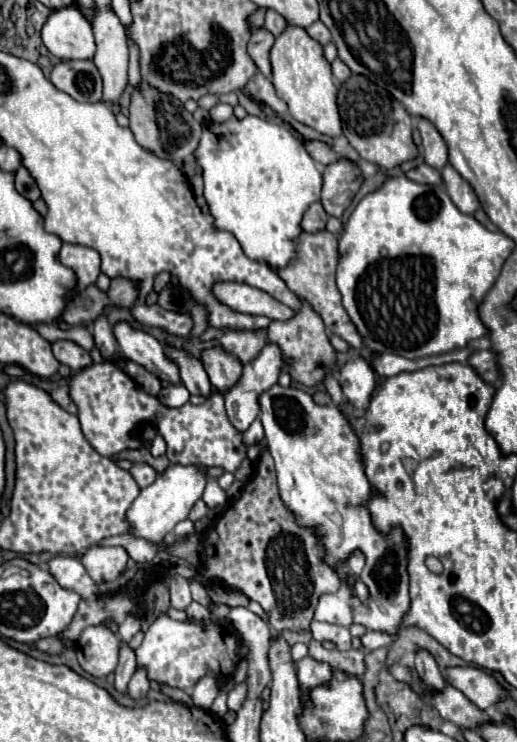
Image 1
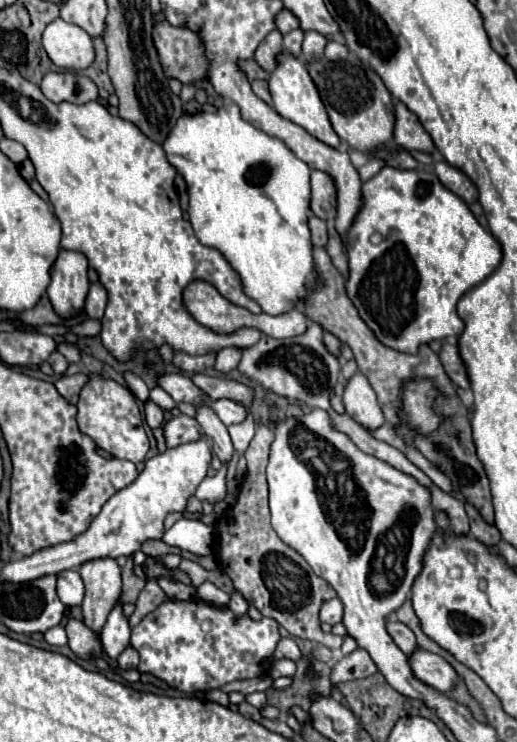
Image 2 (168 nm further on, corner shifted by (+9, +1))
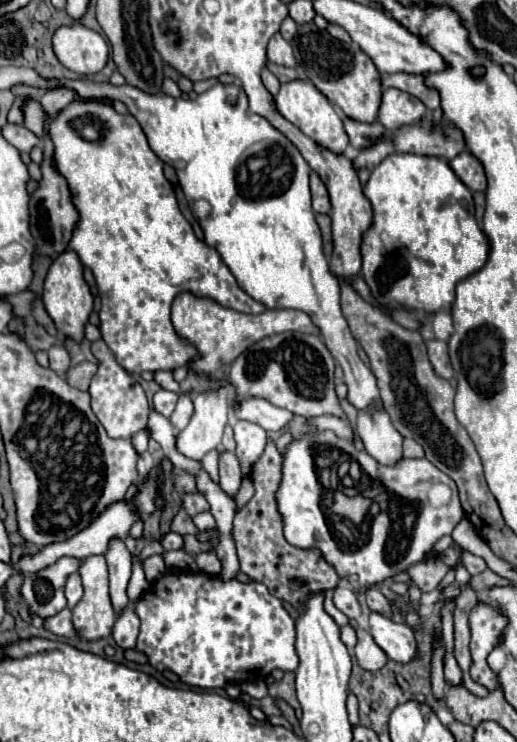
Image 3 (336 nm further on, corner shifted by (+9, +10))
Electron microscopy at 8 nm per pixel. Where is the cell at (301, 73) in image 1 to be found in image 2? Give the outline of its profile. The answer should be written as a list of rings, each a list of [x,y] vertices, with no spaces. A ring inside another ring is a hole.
[[[287,51],[279,53],[279,57],[275,59],[277,67],[269,77],[269,91],[273,97],[273,105],[277,109],[279,115],[283,115],[285,119],[297,123],[299,127],[303,127],[305,131],[309,131],[313,137],[317,137],[319,141],[331,145],[331,147],[339,147],[339,137],[331,127],[331,121],[327,117],[327,109],[319,97],[319,91],[315,89],[315,83],[311,81],[311,75],[307,73],[307,63]]]

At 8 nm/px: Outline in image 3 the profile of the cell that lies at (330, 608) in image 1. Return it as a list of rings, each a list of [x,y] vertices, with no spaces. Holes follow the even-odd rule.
[[[339,584],[339,586],[335,588],[333,602],[335,602],[335,606],[337,606],[349,620],[359,618],[359,616],[363,614],[363,606],[361,606],[361,602],[359,602],[359,598],[357,598],[357,592],[355,592],[353,588],[345,586],[345,584]]]

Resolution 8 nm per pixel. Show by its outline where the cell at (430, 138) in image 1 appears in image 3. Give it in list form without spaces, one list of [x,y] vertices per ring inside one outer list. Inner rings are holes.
[[[387,88],[381,94],[381,106],[379,106],[379,122],[387,130],[397,130],[403,124],[413,124],[419,122],[425,116],[425,106],[421,100],[415,96],[397,90],[397,88]]]

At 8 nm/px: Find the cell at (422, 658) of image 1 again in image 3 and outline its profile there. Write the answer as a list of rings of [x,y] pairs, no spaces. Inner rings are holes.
[[[367,588],[365,594],[365,602],[369,606],[369,610],[373,612],[379,612],[383,616],[391,616],[391,606],[389,606],[389,600],[377,590],[377,588]]]

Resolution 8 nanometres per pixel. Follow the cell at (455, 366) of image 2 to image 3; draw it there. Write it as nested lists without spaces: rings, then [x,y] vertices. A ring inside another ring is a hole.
[[[441,340],[427,342],[427,354],[429,354],[429,362],[431,362],[435,374],[445,380],[451,380],[453,368],[451,368],[449,354],[447,354],[447,342],[441,342]]]

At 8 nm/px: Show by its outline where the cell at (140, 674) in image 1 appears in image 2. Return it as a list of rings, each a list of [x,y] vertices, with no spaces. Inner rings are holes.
[[[127,647],[121,655],[119,655],[119,667],[123,669],[123,671],[131,671],[133,667],[137,667],[139,665],[139,655],[137,655],[137,651],[133,649],[133,647]]]

